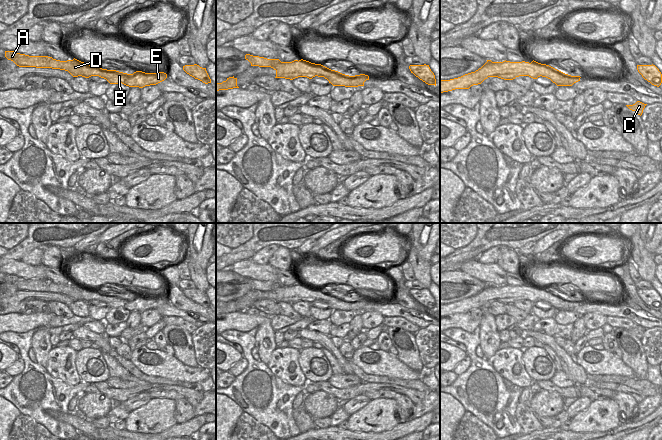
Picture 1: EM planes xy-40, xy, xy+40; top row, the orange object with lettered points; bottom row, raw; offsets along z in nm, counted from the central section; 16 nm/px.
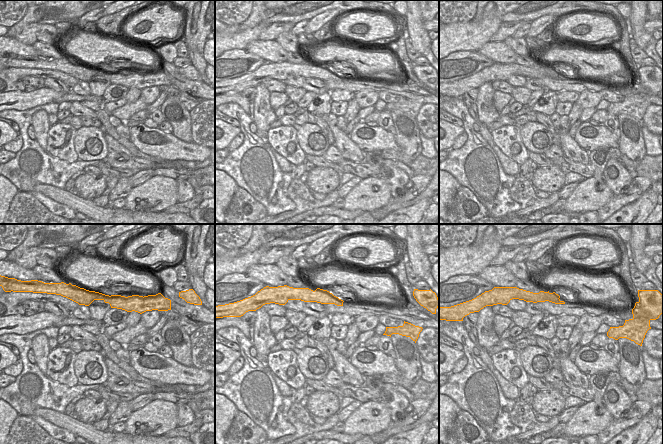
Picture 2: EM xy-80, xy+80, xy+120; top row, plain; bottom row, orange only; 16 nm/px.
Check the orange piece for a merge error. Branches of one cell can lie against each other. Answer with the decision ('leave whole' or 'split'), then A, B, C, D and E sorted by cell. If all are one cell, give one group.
split; A D / B C E

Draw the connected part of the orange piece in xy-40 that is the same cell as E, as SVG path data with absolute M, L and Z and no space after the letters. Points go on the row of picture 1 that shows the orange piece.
M75 58L71 62L77 63L82 68L82 77L99 76L106 79L110 84L122 83L129 87L143 88L145 86L156 85L167 78L167 74L164 72L145 73L136 71L133 74L127 74L116 70L102 69L97 65L89 65Z

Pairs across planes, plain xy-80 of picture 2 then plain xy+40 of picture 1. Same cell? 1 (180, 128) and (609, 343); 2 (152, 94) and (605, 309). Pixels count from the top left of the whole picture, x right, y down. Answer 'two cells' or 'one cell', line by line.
1: two cells
2: two cells

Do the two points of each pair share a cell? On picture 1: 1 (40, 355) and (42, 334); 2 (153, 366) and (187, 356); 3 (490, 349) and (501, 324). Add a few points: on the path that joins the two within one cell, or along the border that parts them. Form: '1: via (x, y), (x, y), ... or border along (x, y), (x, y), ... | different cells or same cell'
1: via (40, 350), (41, 339) | same cell
2: border along (173, 356), (187, 365), (197, 367) | different cells
3: border along (494, 317), (494, 323), (498, 332) | different cells

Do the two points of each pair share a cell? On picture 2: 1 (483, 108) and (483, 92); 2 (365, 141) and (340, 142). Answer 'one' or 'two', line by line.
1: one
2: two

